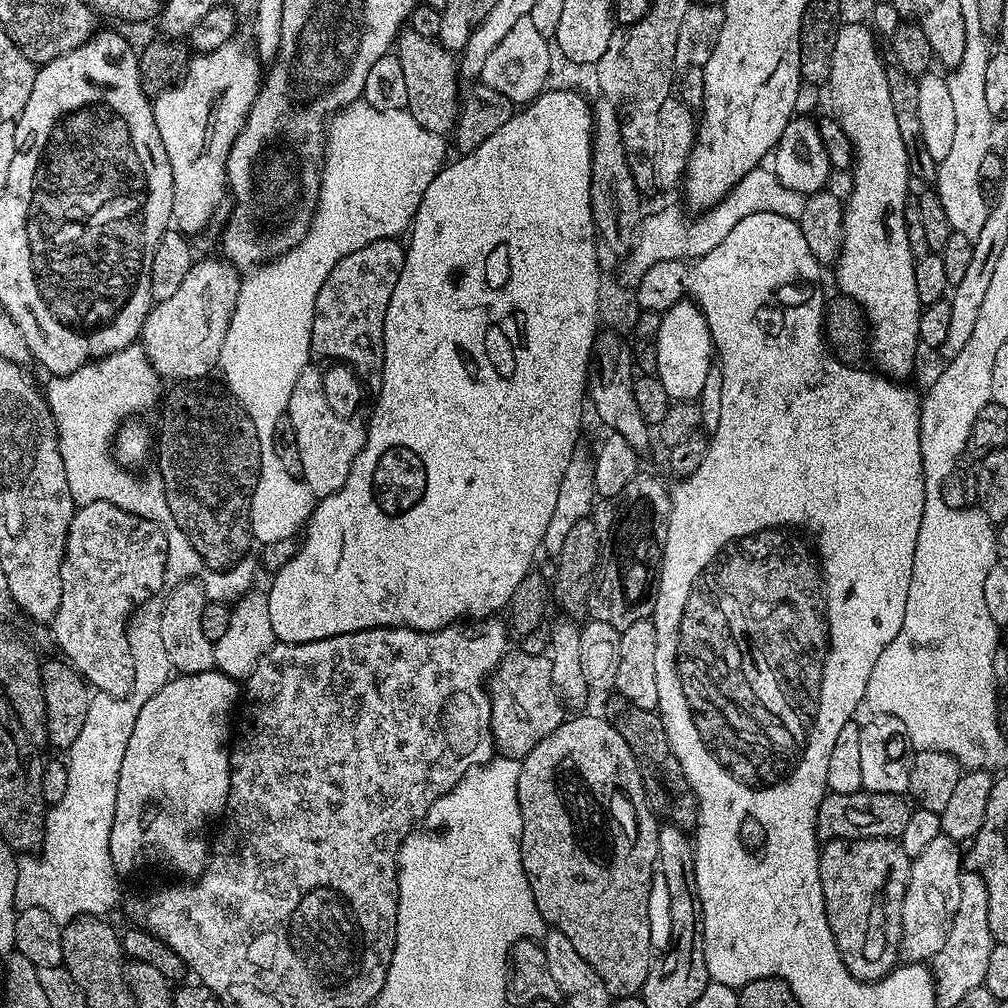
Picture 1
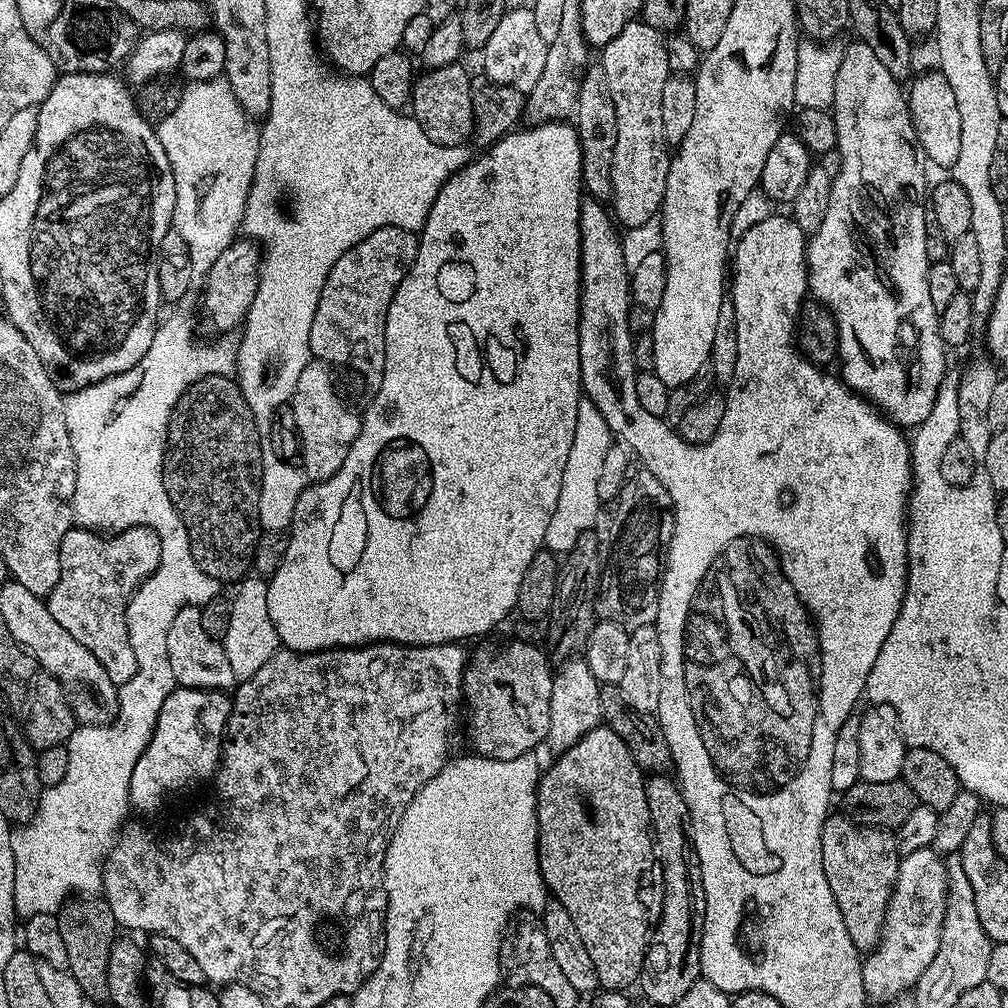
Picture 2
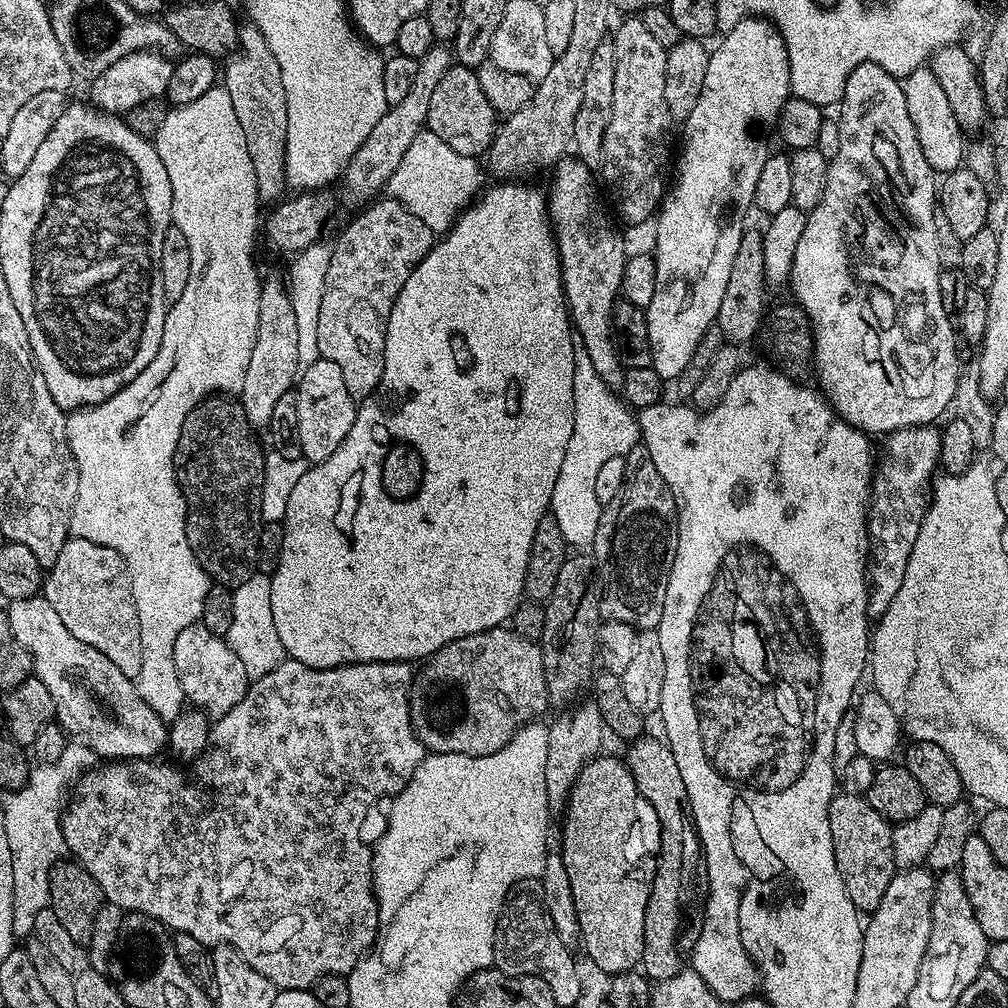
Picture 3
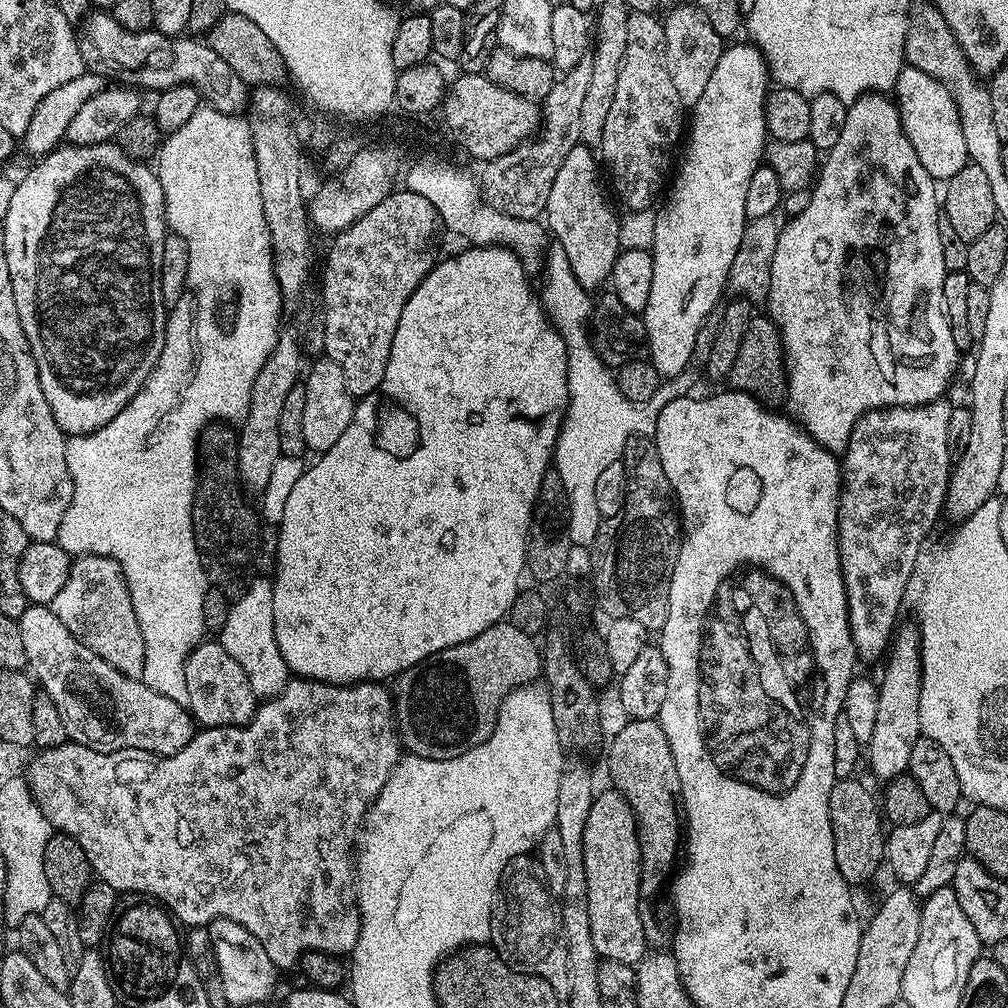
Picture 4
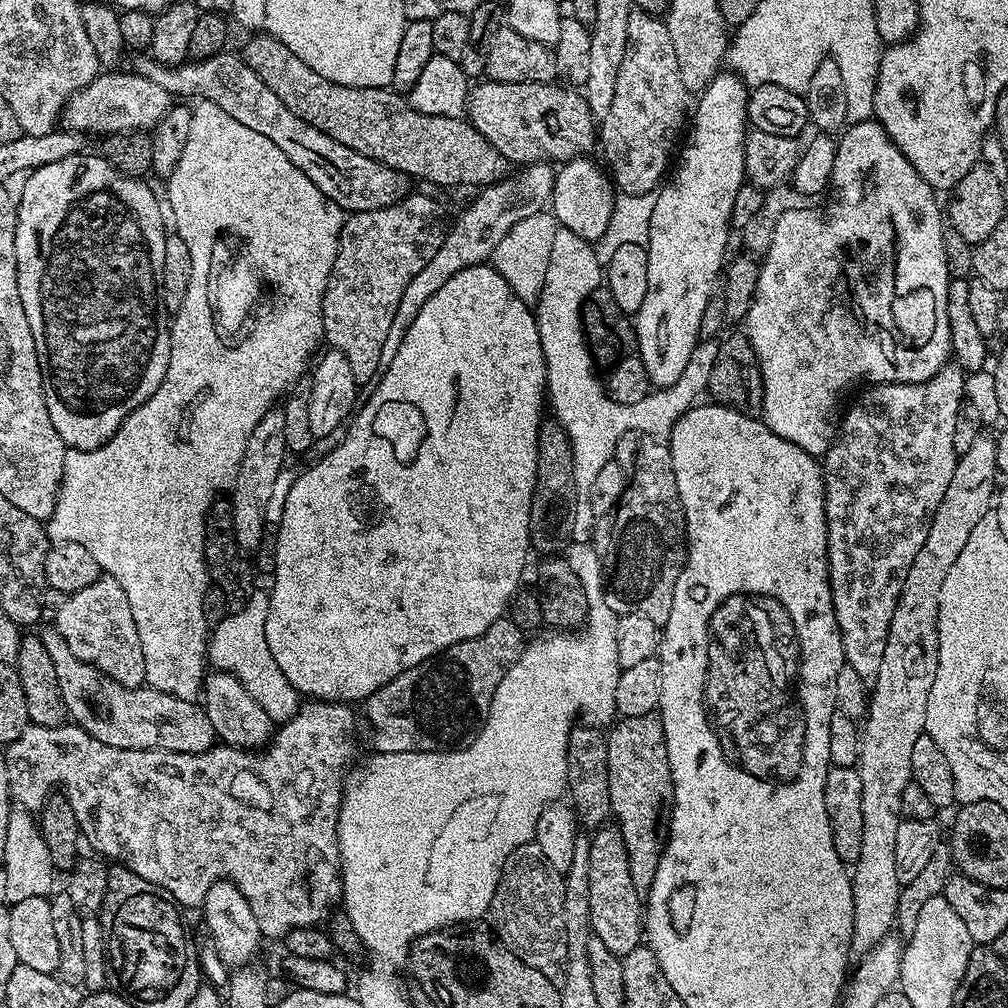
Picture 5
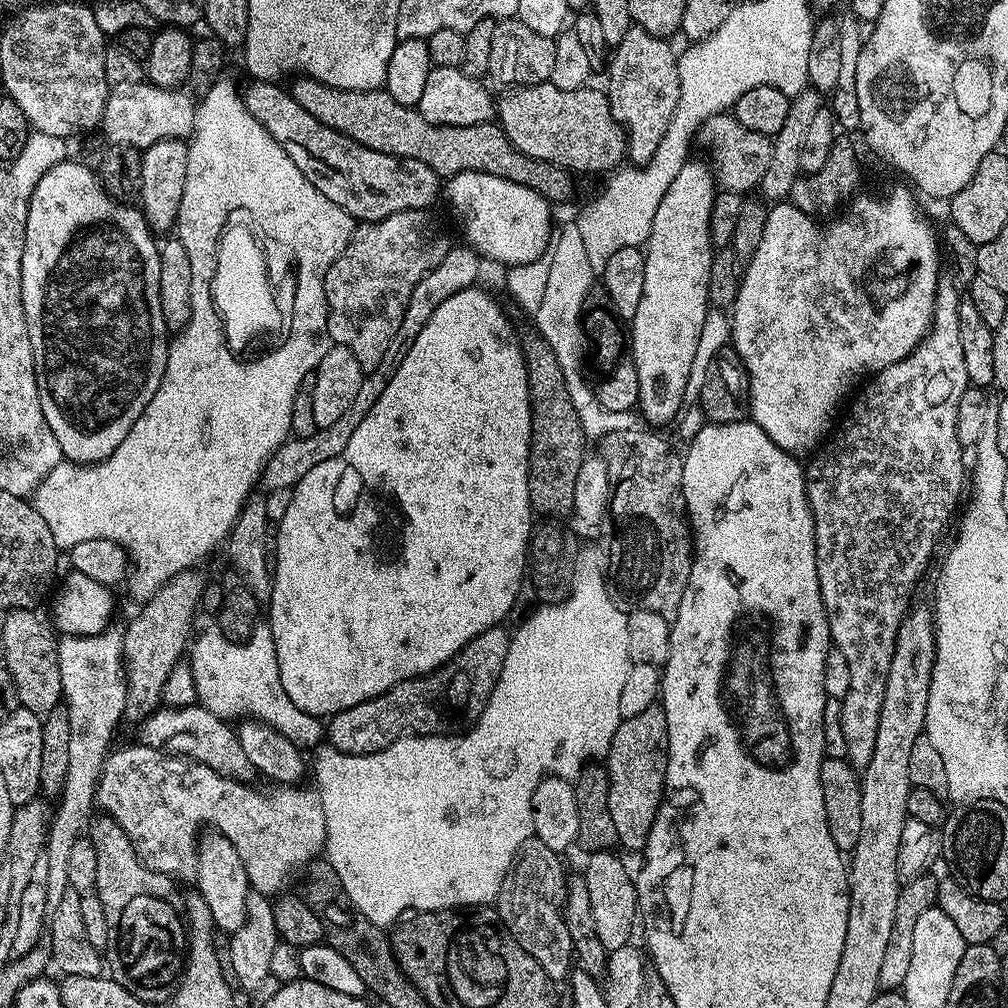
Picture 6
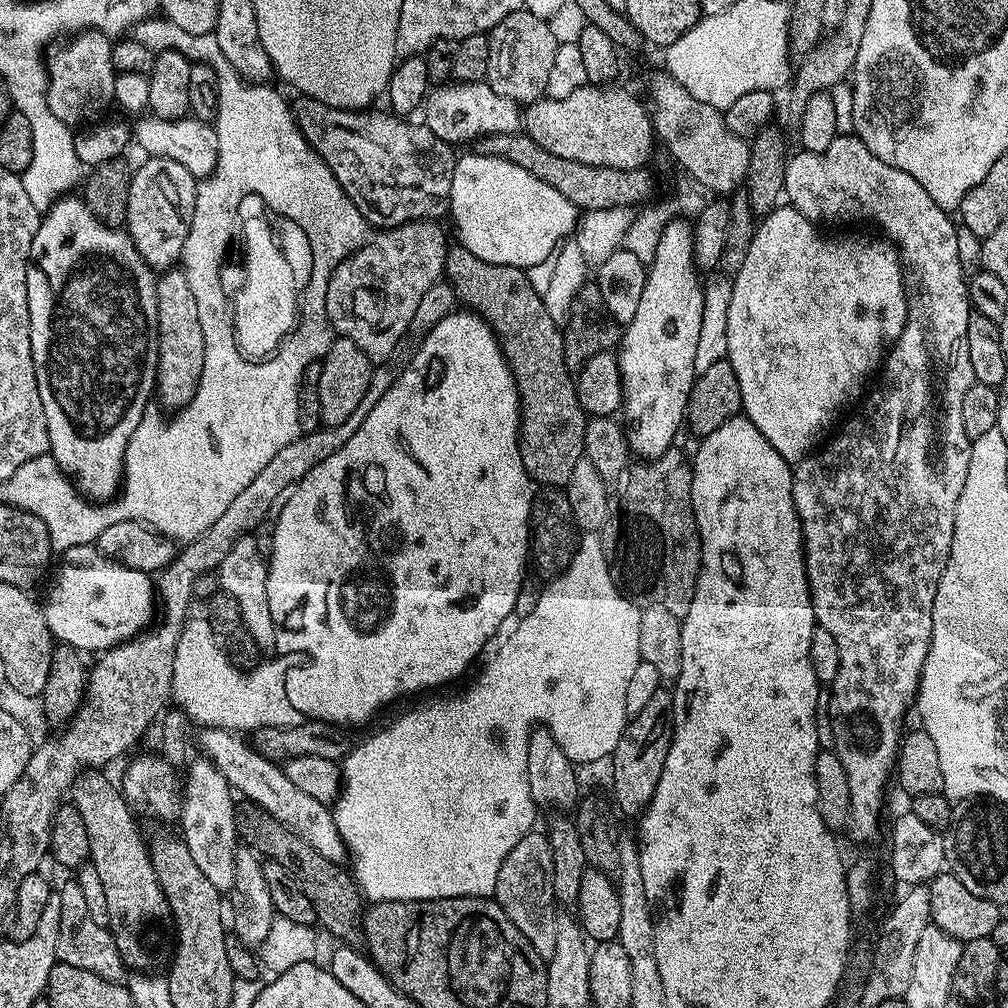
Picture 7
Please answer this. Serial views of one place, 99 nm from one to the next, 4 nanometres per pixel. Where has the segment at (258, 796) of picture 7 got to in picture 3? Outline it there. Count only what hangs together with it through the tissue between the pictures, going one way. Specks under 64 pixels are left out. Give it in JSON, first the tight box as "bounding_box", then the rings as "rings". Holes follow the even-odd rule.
{"bounding_box":[7,594,170,761],"rings":[[[42,594],[13,600],[7,605],[8,617],[10,618],[10,630],[14,630],[14,638],[26,646],[26,650],[32,655],[32,671],[35,679],[50,690],[50,698],[54,698],[56,714],[55,723],[59,724],[75,743],[86,746],[97,757],[108,756],[113,761],[147,760],[159,757],[163,748],[167,749],[170,744],[170,728],[153,710],[150,705],[136,693],[136,685],[133,677],[122,674],[106,654],[94,650],[86,642],[74,638],[62,618],[58,618],[58,610],[46,602]]]}

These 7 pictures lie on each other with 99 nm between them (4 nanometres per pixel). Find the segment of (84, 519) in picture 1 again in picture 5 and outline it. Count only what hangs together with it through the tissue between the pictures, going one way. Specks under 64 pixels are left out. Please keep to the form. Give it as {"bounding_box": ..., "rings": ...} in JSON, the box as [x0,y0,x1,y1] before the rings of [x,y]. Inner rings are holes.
{"bounding_box":[54,574,146,688],"rings":[[[101,574],[90,586],[82,586],[82,590],[69,592],[63,597],[60,609],[56,612],[54,627],[60,637],[70,646],[70,650],[78,659],[87,664],[93,664],[99,672],[123,688],[139,688],[146,678],[146,658],[142,658],[142,642],[138,638],[138,626],[134,626],[134,614],[130,614],[130,602],[122,586],[113,576]]]}

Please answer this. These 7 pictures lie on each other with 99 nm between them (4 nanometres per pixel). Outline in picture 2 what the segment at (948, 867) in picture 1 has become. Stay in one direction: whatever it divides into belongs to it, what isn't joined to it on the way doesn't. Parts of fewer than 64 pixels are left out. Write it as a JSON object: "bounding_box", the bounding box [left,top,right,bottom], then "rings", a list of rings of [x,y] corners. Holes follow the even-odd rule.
{"bounding_box":[862,847,948,1004],"rings":[[[931,847],[901,855],[880,941],[862,960],[862,986],[869,1001],[884,1004],[902,995],[907,988],[915,989],[918,978],[934,962],[934,954],[938,954],[947,897],[948,865],[941,853]]]}

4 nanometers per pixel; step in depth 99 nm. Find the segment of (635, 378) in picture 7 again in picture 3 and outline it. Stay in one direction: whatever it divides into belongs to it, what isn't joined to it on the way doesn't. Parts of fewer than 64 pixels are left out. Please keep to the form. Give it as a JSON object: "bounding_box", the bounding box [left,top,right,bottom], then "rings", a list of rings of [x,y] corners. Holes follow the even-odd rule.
{"bounding_box":[646,18,792,382],"rings":[[[745,18],[734,26],[734,30],[723,33],[721,40],[724,41],[716,49],[713,47],[708,57],[706,78],[702,82],[702,94],[698,94],[698,103],[682,122],[684,149],[681,152],[679,149],[674,164],[674,179],[655,217],[658,226],[654,253],[656,289],[646,315],[652,347],[651,367],[665,382],[675,381],[682,370],[686,370],[703,334],[716,323],[722,294],[726,294],[726,282],[730,282],[730,266],[734,266],[734,257],[738,255],[738,246],[746,231],[744,215],[748,208],[750,212],[753,207],[754,186],[758,186],[762,166],[766,166],[766,158],[770,154],[768,131],[773,131],[782,106],[792,91],[784,39],[771,20]]]}

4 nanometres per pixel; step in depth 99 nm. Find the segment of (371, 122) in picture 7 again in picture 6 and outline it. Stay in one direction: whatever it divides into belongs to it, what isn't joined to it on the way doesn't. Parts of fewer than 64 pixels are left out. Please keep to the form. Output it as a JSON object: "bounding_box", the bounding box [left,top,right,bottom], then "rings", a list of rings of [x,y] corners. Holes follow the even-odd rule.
{"bounding_box":[242,79,441,221],"rings":[[[253,79],[251,83],[252,85],[246,90],[243,89],[242,92],[242,99],[248,108],[248,113],[280,143],[282,150],[286,150],[286,154],[290,154],[294,166],[298,166],[298,170],[302,170],[302,174],[306,174],[306,178],[310,178],[310,182],[315,188],[322,190],[322,194],[326,194],[326,198],[330,198],[330,202],[342,206],[342,210],[349,212],[357,221],[381,220],[390,214],[398,214],[402,210],[431,209],[436,195],[439,192],[441,195],[441,177],[437,176],[434,170],[430,170],[430,166],[426,166],[426,162],[402,160],[399,156],[370,150],[366,146],[354,142],[346,134],[318,122],[318,118],[314,118],[314,114],[310,114],[302,106],[298,106],[298,102],[294,102],[287,87],[279,88],[276,85],[279,83],[268,80]]]}

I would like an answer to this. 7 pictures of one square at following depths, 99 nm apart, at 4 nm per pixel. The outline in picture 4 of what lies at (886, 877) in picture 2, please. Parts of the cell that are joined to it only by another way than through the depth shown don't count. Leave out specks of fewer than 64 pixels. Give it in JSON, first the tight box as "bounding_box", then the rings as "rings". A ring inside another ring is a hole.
{"bounding_box":[830,778,886,886],"rings":[[[856,778],[837,780],[830,790],[830,826],[834,834],[834,862],[838,862],[842,878],[846,878],[850,886],[866,883],[885,863],[886,828],[877,797],[875,800],[871,790],[859,784]]]}

